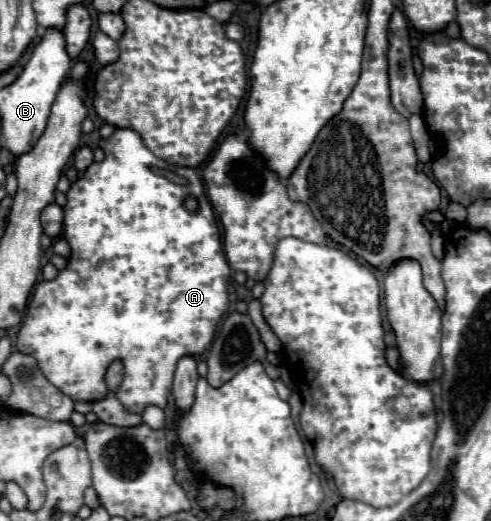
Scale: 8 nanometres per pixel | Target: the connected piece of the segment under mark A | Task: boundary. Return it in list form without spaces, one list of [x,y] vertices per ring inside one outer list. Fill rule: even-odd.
[[[116,129],[112,133],[110,139],[100,141],[100,147],[104,149],[106,159],[100,165],[90,165],[84,175],[80,179],[76,179],[70,187],[70,191],[66,193],[66,205],[64,205],[64,239],[70,245],[70,257],[68,263],[62,271],[58,271],[58,277],[52,281],[40,281],[34,289],[32,301],[28,305],[28,313],[26,319],[18,331],[18,339],[16,339],[16,347],[20,353],[24,355],[32,355],[38,361],[38,367],[42,369],[44,377],[56,385],[64,395],[68,397],[76,397],[74,401],[100,401],[102,397],[98,395],[106,395],[108,387],[104,383],[104,375],[108,365],[114,359],[122,359],[124,363],[124,381],[120,383],[116,397],[122,403],[122,407],[128,413],[142,413],[148,405],[156,405],[160,409],[164,409],[168,405],[168,395],[170,395],[170,387],[172,387],[172,379],[174,379],[174,369],[180,357],[196,357],[202,355],[216,333],[216,325],[222,319],[222,315],[228,309],[228,289],[226,289],[226,281],[230,275],[230,267],[226,261],[226,255],[222,251],[222,243],[220,243],[220,231],[218,231],[218,223],[212,211],[212,205],[204,193],[204,183],[198,177],[198,173],[194,169],[188,167],[176,167],[170,165],[162,159],[158,159],[154,153],[150,153],[150,149],[146,149],[146,145],[142,143],[140,135],[130,131],[130,129]],[[192,195],[198,199],[198,211],[190,213],[184,207],[184,199]]]

